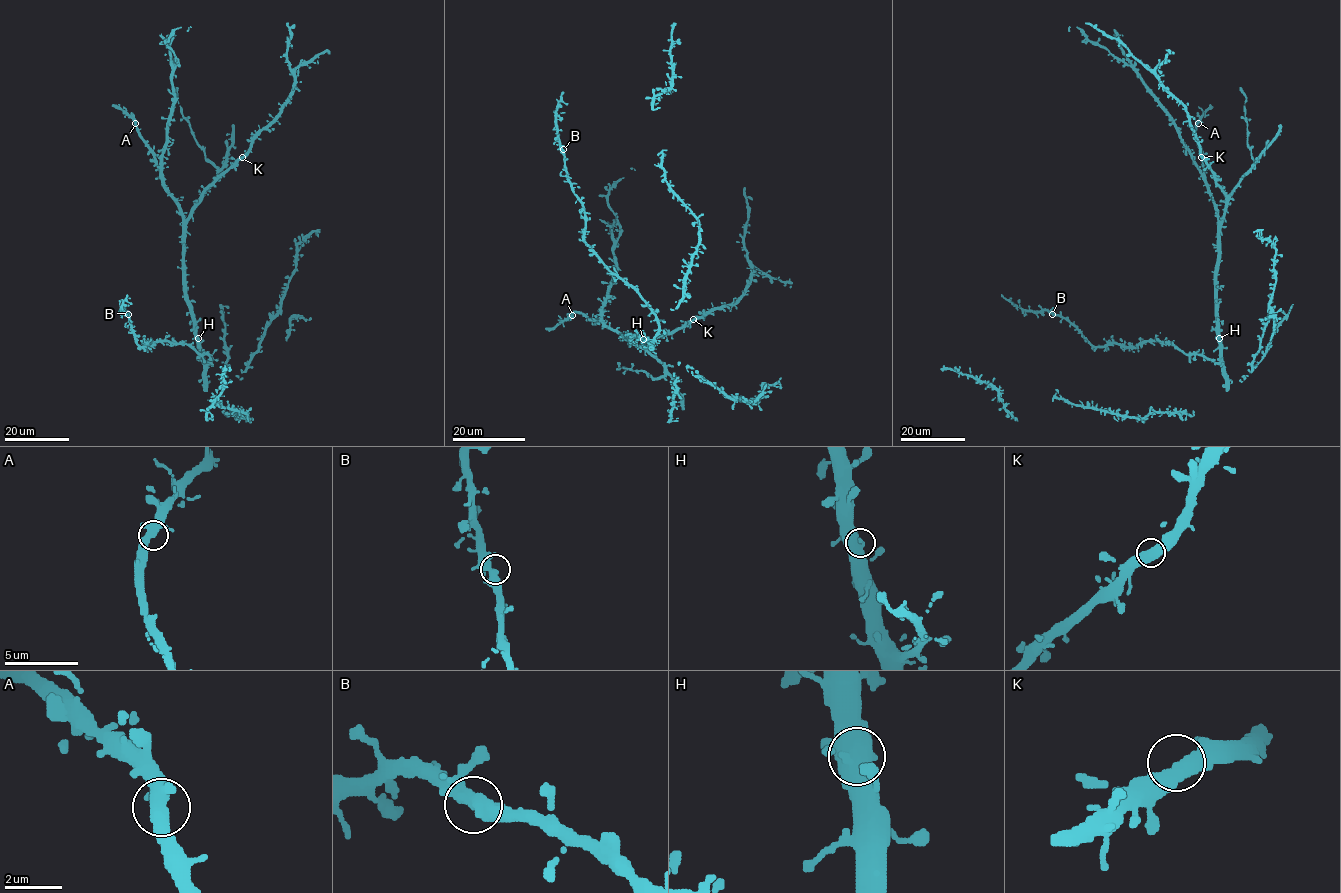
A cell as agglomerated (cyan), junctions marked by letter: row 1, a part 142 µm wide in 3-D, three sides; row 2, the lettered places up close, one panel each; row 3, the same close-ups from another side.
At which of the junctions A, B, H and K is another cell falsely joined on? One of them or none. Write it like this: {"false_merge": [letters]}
{"false_merge": []}

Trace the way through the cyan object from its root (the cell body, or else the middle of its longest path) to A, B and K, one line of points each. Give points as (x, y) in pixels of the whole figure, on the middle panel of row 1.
A: (640, 338), (628, 336), (625, 339), (601, 321), (578, 312), (572, 315)
B: (640, 338), (651, 340), (658, 331), (655, 313), (585, 242), (585, 212), (568, 180), (563, 149)
K: (640, 338), (627, 338), (634, 345), (647, 346), (655, 338), (684, 328), (693, 319)

